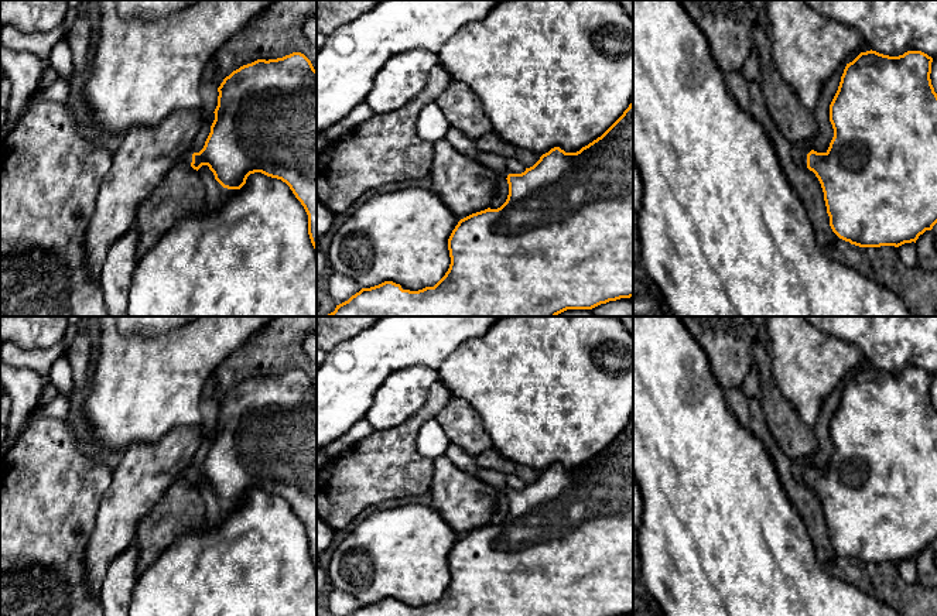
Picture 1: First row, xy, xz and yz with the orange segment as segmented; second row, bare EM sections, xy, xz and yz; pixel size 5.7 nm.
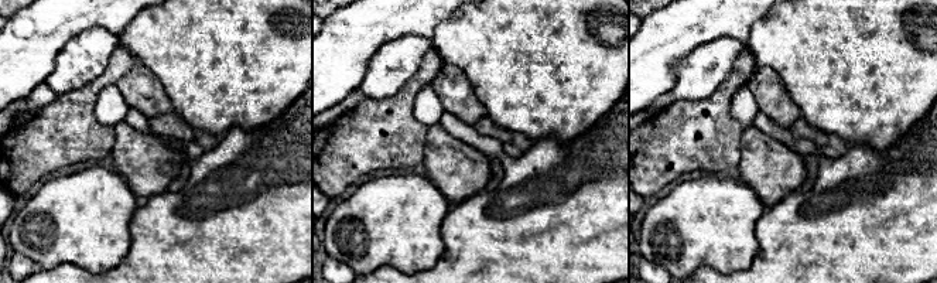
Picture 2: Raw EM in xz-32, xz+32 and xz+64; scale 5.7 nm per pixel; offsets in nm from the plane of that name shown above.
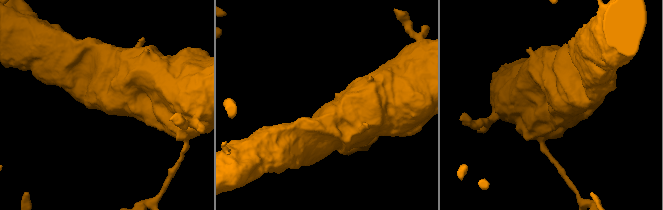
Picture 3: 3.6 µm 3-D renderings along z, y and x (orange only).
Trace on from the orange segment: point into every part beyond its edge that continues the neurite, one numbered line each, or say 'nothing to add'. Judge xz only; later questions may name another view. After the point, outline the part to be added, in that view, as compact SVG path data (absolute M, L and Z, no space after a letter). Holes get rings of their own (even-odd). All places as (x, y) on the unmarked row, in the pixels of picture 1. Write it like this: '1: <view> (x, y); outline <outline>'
1: xz (457, 455); outline M449 442L445 456L459 469L466 470L493 487L500 487L505 494L512 490L505 483L505 476L497 470L485 469L476 465L475 456L465 452L461 446Z

